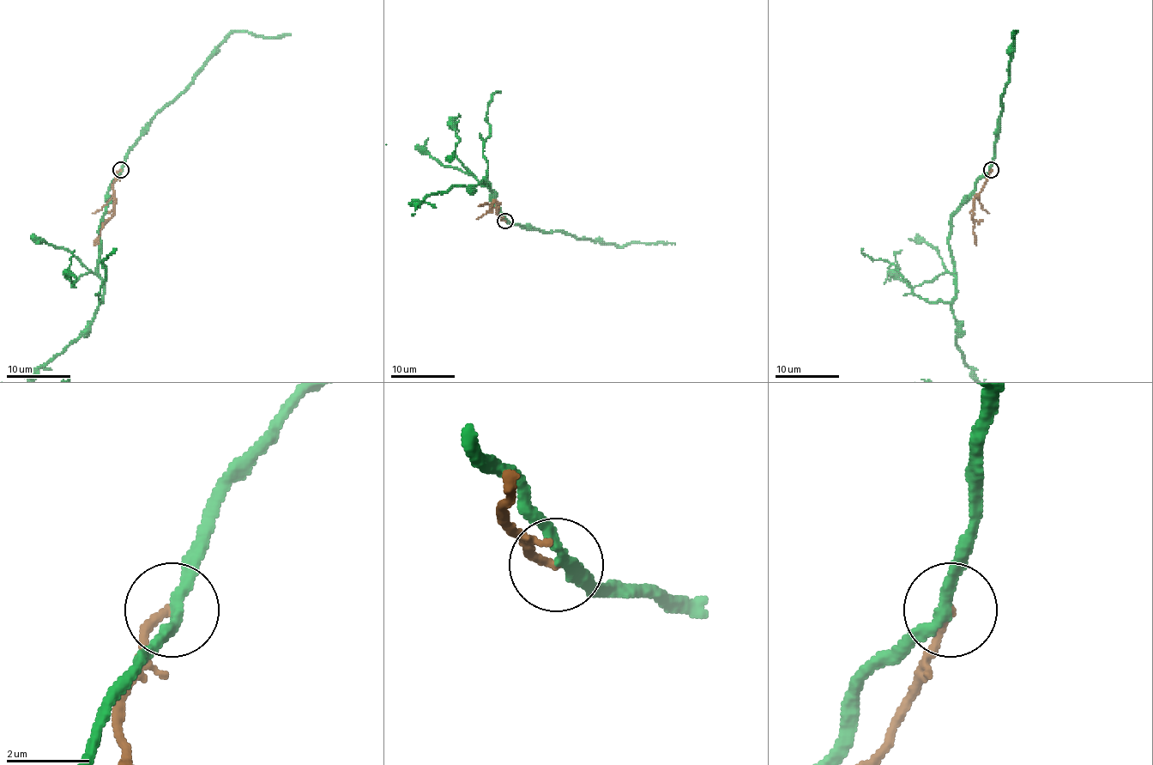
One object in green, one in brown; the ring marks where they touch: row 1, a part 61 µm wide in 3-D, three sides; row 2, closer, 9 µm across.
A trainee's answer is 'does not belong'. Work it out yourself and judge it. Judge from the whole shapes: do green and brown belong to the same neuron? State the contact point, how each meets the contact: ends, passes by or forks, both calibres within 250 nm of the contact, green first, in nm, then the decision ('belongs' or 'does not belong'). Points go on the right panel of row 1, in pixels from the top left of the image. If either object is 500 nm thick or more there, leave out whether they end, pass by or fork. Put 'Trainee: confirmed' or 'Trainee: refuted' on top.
Trainee: confirmed
place (991, 170); green passes by; brown ends; calibres 240 and 200 nm; does not belong

